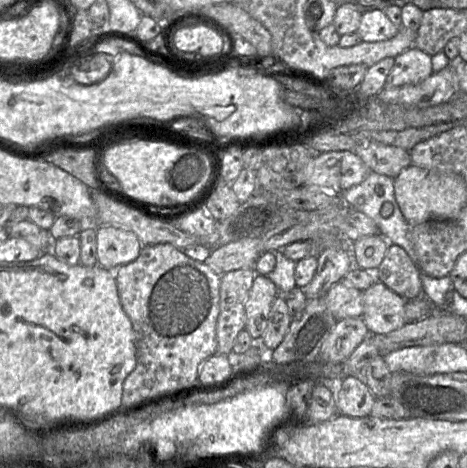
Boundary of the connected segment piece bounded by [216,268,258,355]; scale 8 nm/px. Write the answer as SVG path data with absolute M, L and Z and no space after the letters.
M239 269L221 276L220 313L217 320L218 353L229 355L238 334L246 326L245 302L258 273Z

